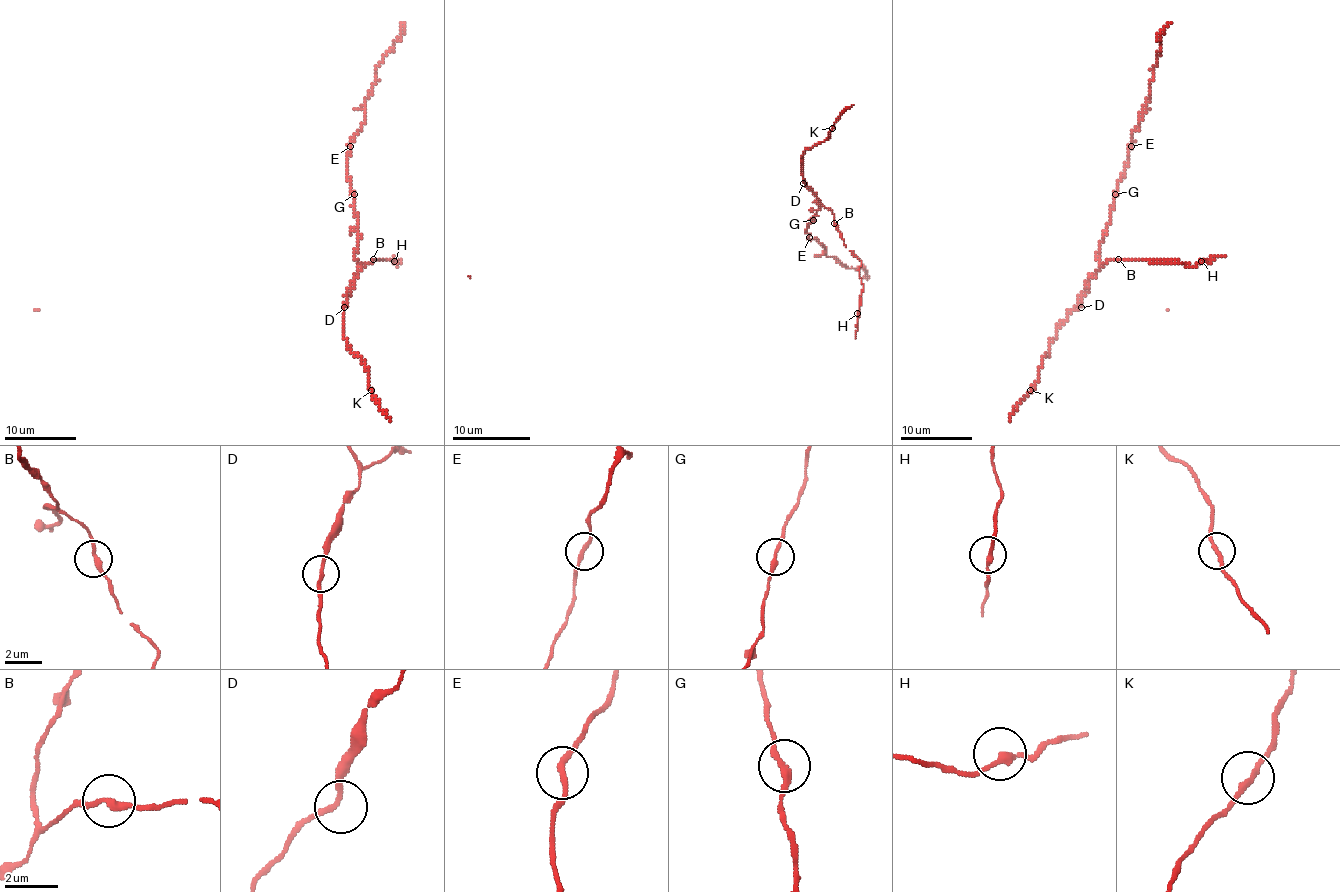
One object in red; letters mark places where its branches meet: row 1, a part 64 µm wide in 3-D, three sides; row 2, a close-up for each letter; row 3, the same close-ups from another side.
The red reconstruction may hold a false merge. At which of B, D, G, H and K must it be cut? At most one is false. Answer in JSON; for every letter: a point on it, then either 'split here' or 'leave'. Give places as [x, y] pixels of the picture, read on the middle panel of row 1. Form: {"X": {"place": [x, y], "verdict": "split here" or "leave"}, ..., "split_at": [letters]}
{"B": {"place": [834, 223], "verdict": "leave"}, "D": {"place": [803, 183], "verdict": "leave"}, "G": {"place": [813, 220], "verdict": "leave"}, "H": {"place": [857, 313], "verdict": "leave"}, "K": {"place": [832, 128], "verdict": "leave"}, "split_at": []}

